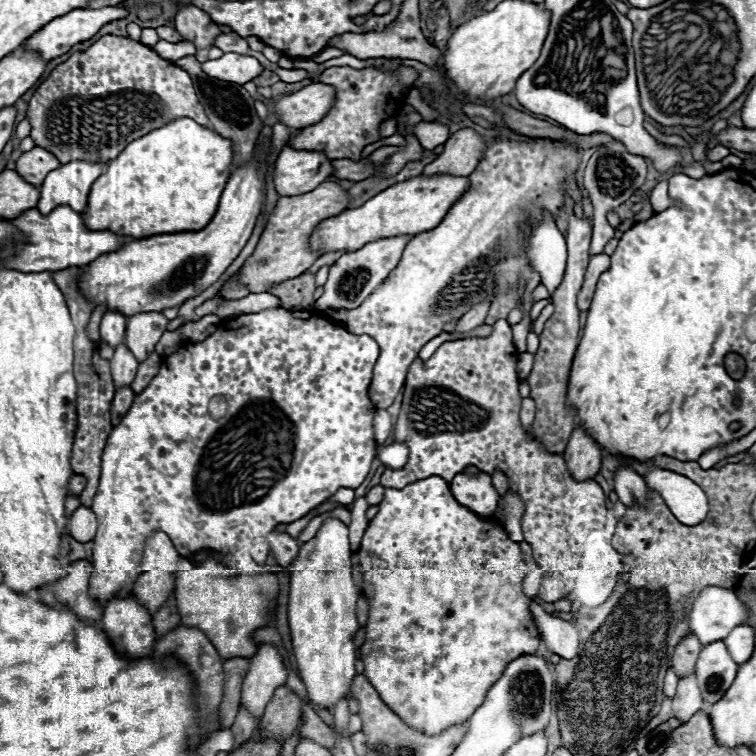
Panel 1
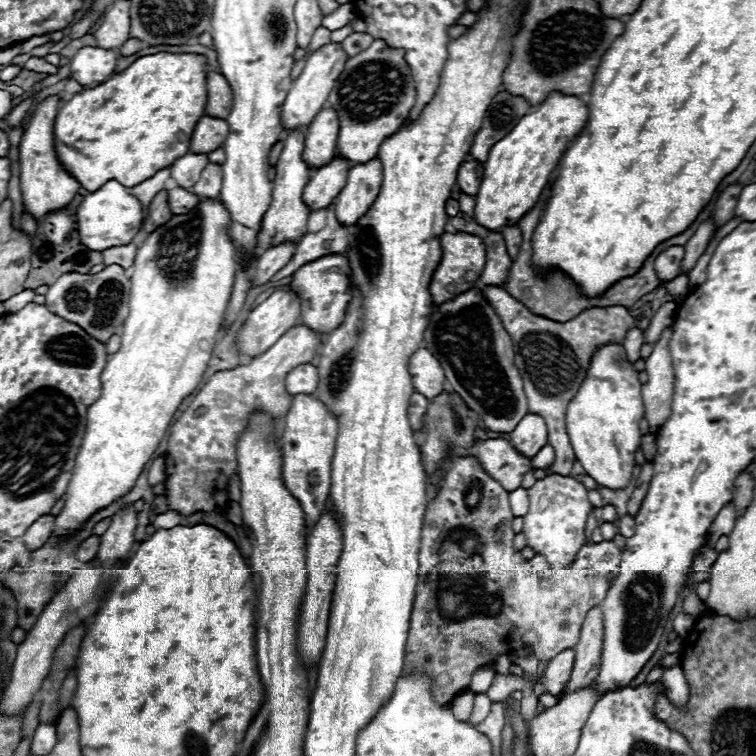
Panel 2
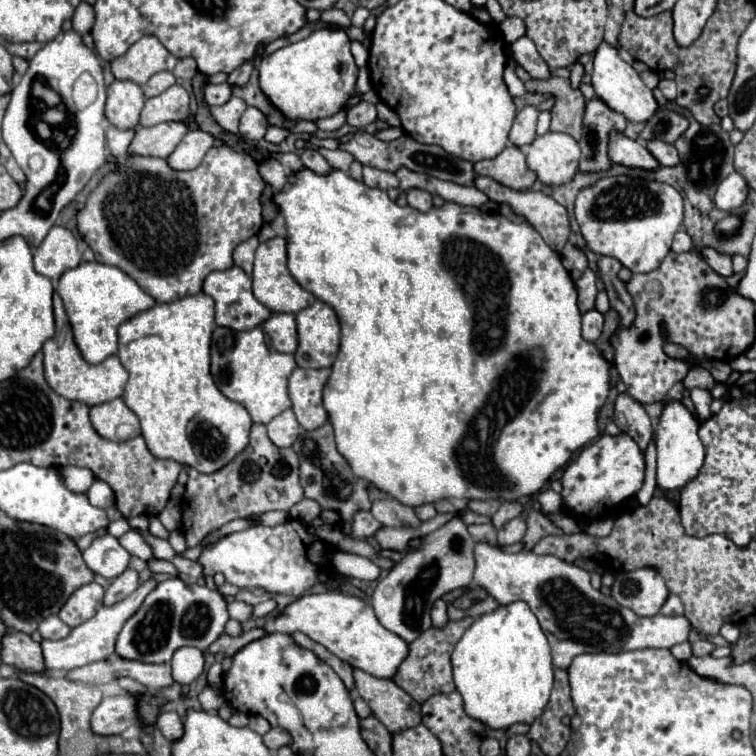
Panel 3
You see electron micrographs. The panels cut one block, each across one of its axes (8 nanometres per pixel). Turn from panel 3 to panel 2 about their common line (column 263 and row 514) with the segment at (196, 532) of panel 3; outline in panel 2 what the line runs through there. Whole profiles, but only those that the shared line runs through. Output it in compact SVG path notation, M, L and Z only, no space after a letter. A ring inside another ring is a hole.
M472 456L460 458L452 464L442 490L426 506L418 554L418 566L422 574L418 576L416 584L404 670L414 668L432 674L432 696L442 706L450 704L456 694L468 688L472 674L480 666L494 662L502 654L530 648L540 662L546 662L554 658L554 654L574 648L588 610L596 608L606 598L606 592L620 568L622 552L612 540L604 540L600 544L584 544L562 576L554 574L552 570L544 576L538 576L534 574L530 560L524 560L522 554L514 550L512 518L508 492ZM432 542L438 546L434 560Z

